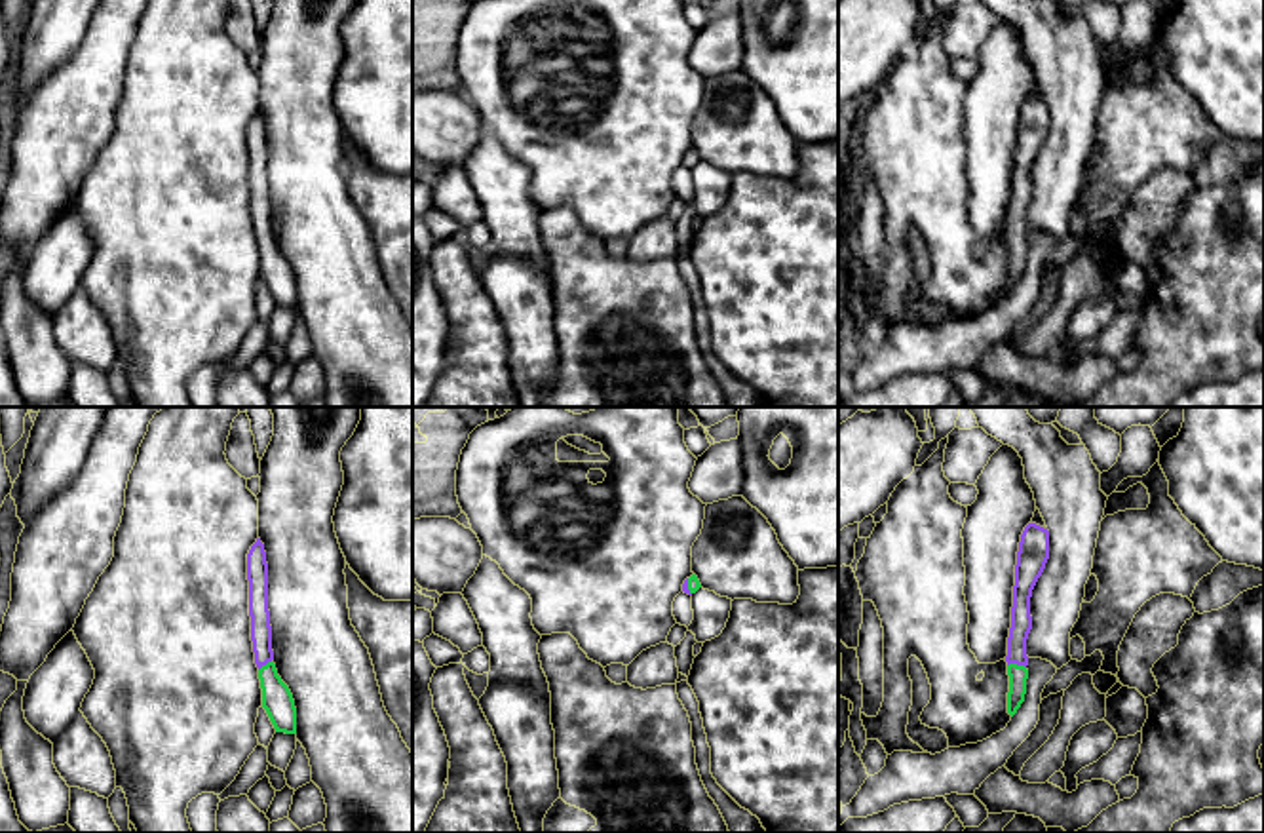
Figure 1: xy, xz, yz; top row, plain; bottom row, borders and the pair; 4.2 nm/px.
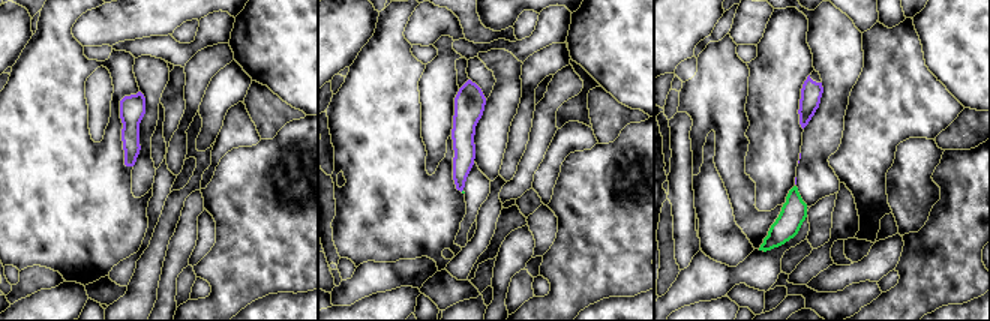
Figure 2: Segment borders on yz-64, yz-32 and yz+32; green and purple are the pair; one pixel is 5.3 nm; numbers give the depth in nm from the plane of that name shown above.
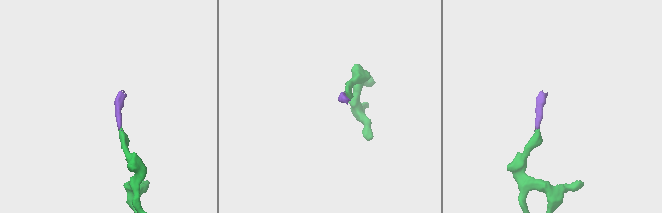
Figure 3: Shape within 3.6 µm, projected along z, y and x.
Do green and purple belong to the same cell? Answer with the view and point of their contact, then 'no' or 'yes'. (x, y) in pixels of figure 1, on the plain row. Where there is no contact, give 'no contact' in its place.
yz (1015, 238) | yes

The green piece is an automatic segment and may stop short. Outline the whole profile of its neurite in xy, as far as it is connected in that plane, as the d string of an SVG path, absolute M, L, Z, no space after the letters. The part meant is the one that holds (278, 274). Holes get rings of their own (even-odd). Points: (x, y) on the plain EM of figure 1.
M260 112L247 127L249 190L255 238L262 262L262 281L276 306L297 308L297 281L289 261L278 249L272 224L272 200L268 184L268 137Z

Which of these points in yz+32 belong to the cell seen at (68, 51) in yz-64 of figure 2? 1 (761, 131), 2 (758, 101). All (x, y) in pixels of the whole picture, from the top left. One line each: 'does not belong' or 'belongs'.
1: does not belong
2: does not belong

